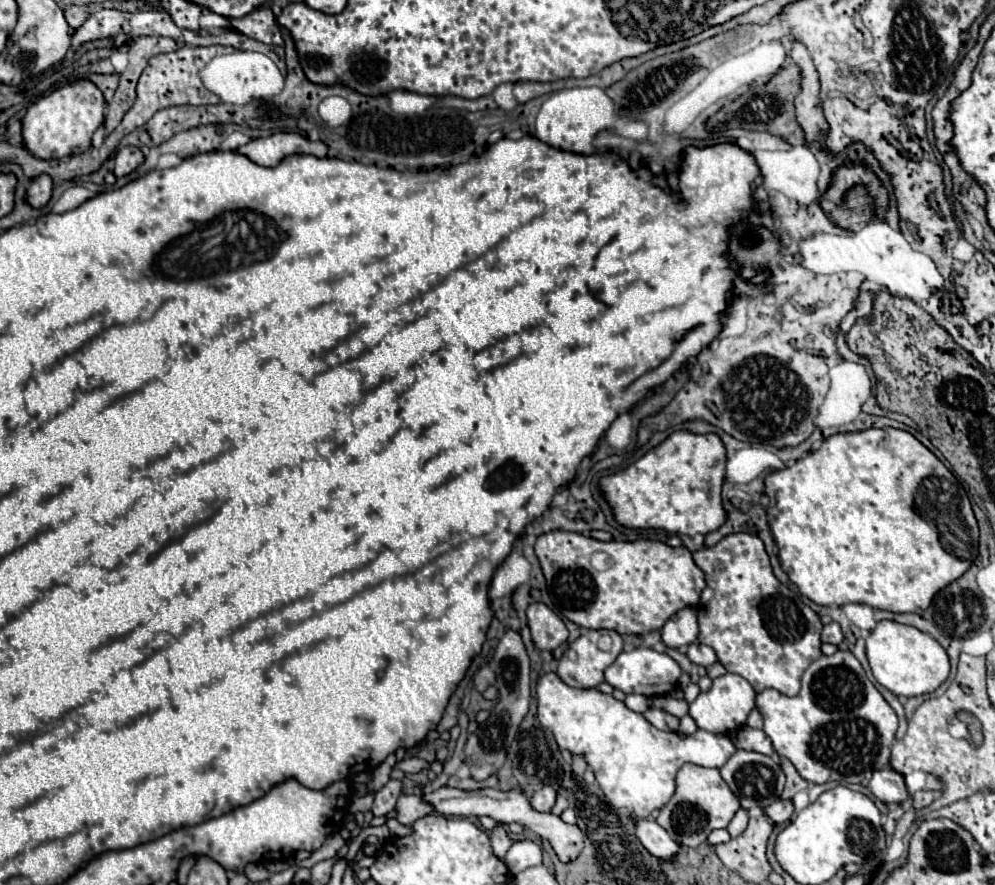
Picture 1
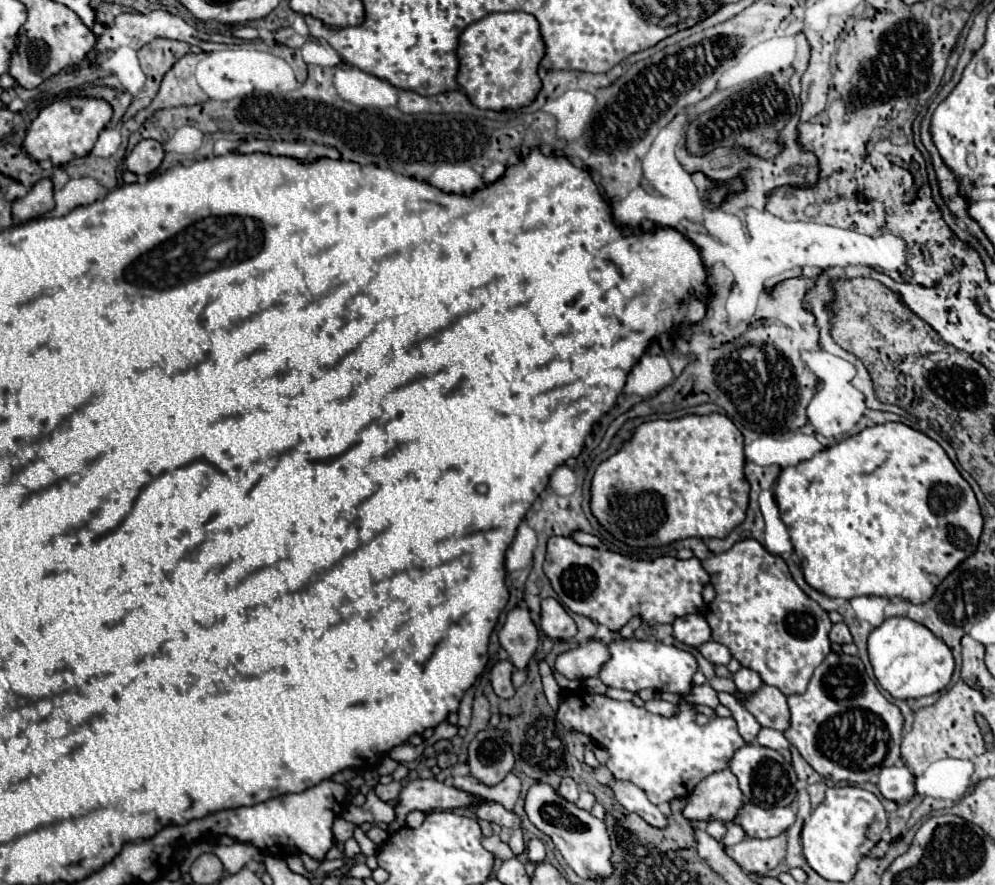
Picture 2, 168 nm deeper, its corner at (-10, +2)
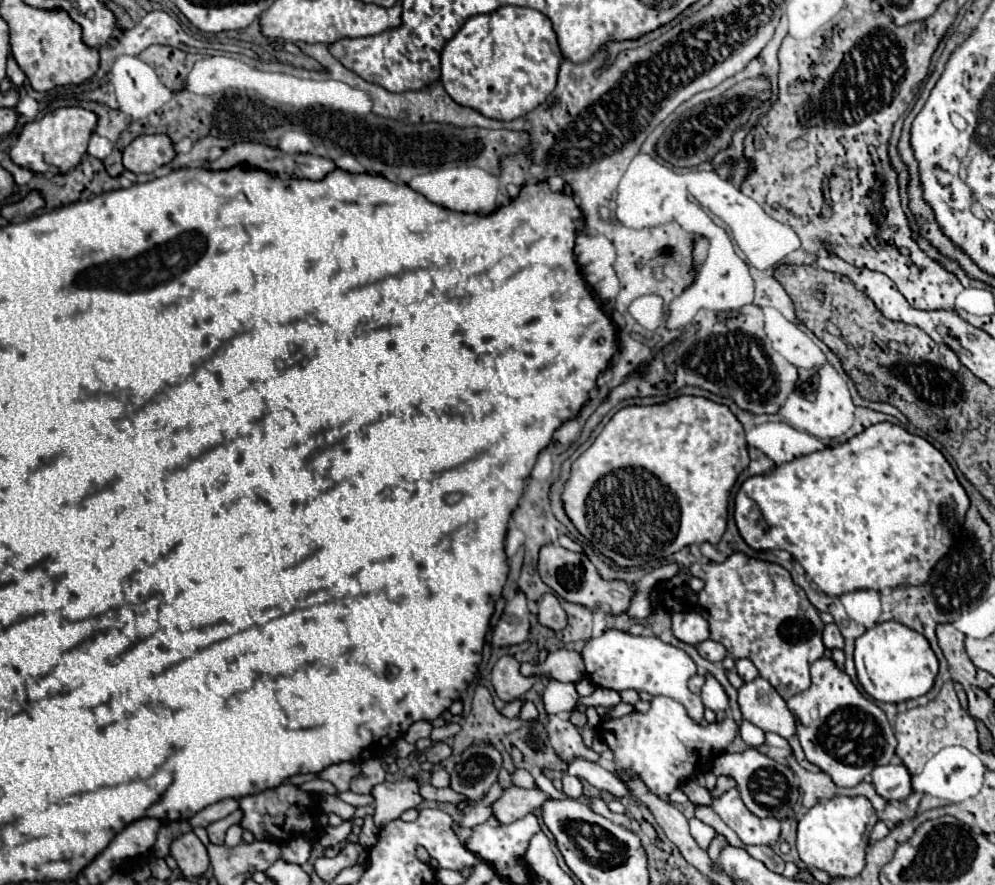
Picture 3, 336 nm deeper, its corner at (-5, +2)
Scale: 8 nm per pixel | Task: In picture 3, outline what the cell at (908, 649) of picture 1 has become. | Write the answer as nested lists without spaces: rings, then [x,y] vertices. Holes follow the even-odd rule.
[[[898,621],[878,623],[860,635],[856,639],[854,663],[864,691],[882,703],[902,703],[926,695],[938,675],[938,659],[926,637]]]

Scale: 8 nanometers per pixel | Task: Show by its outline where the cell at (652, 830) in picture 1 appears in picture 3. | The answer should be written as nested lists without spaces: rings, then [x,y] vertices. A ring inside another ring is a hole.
[[[572,761],[568,763],[568,771],[570,775],[578,775],[582,779],[586,779],[590,785],[594,785],[596,789],[622,799],[622,797],[630,797],[628,787],[610,771],[606,771],[604,767],[600,767],[598,763],[590,763],[590,761]]]

